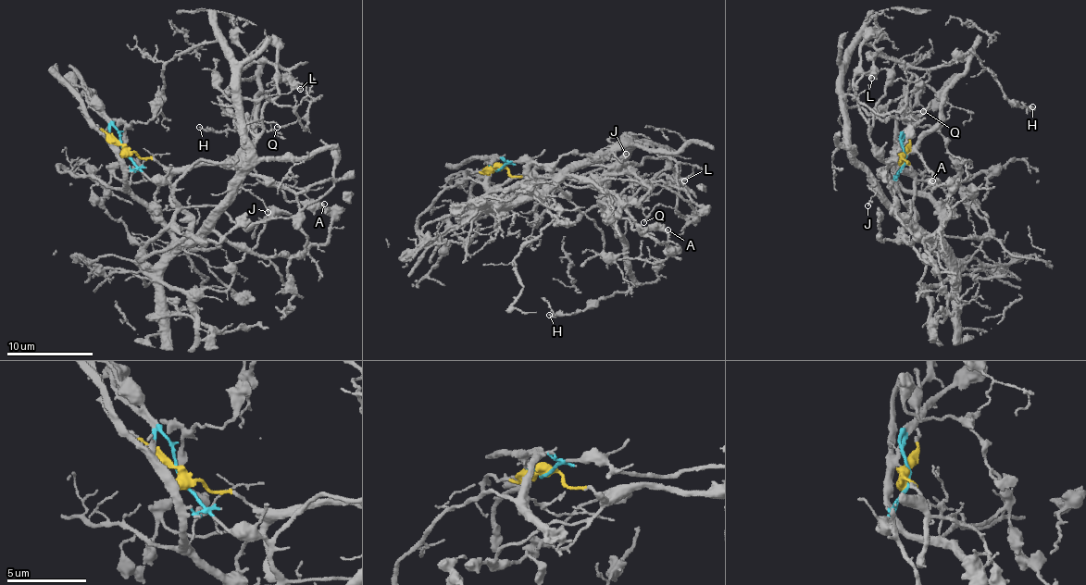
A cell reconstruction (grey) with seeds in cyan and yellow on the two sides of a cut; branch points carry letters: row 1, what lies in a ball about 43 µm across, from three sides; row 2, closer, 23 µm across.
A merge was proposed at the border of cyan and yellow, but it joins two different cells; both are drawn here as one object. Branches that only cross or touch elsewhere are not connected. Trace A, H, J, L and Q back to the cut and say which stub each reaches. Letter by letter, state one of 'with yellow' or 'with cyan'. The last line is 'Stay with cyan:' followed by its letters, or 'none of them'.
A: with yellow
H: with yellow
J: with cyan
L: with yellow
Q: with cyan
Stay with cyan: J, Q

